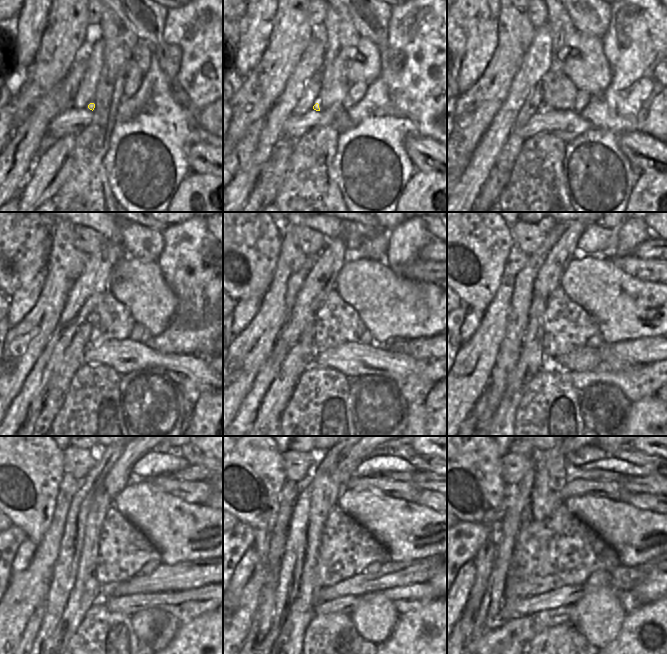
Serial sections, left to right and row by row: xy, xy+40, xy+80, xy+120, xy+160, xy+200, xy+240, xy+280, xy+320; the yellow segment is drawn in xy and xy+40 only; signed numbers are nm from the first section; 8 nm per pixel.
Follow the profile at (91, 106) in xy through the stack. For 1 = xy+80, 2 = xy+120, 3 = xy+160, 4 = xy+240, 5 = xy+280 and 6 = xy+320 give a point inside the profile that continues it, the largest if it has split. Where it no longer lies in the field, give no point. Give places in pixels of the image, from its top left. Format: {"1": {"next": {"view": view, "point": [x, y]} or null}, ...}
{"1": {"next": {"view": "xy+80", "point": [558, 93]}}, "2": {"next": {"view": "xy+120", "point": [110, 319]}}, "3": {"next": {"view": "xy+160", "point": [336, 322]}}, "4": {"next": {"view": "xy+240", "point": [123, 550]}}, "5": {"next": {"view": "xy+280", "point": [347, 548]}}, "6": {"next": {"view": "xy+320", "point": [562, 550]}}}

